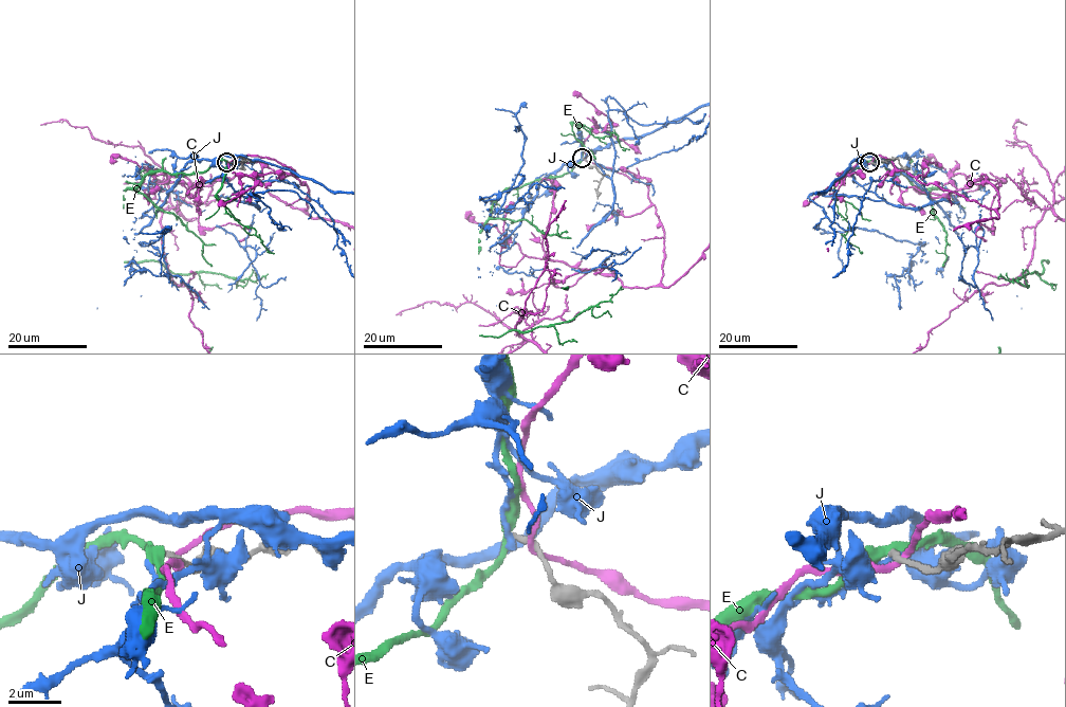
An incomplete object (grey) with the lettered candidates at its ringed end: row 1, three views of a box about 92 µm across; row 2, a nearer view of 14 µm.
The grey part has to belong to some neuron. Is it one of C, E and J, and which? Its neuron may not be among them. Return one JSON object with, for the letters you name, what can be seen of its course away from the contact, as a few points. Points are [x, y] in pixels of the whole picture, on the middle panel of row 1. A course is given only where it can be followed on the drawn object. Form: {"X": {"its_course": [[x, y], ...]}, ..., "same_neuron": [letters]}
{"same_neuron": []}

